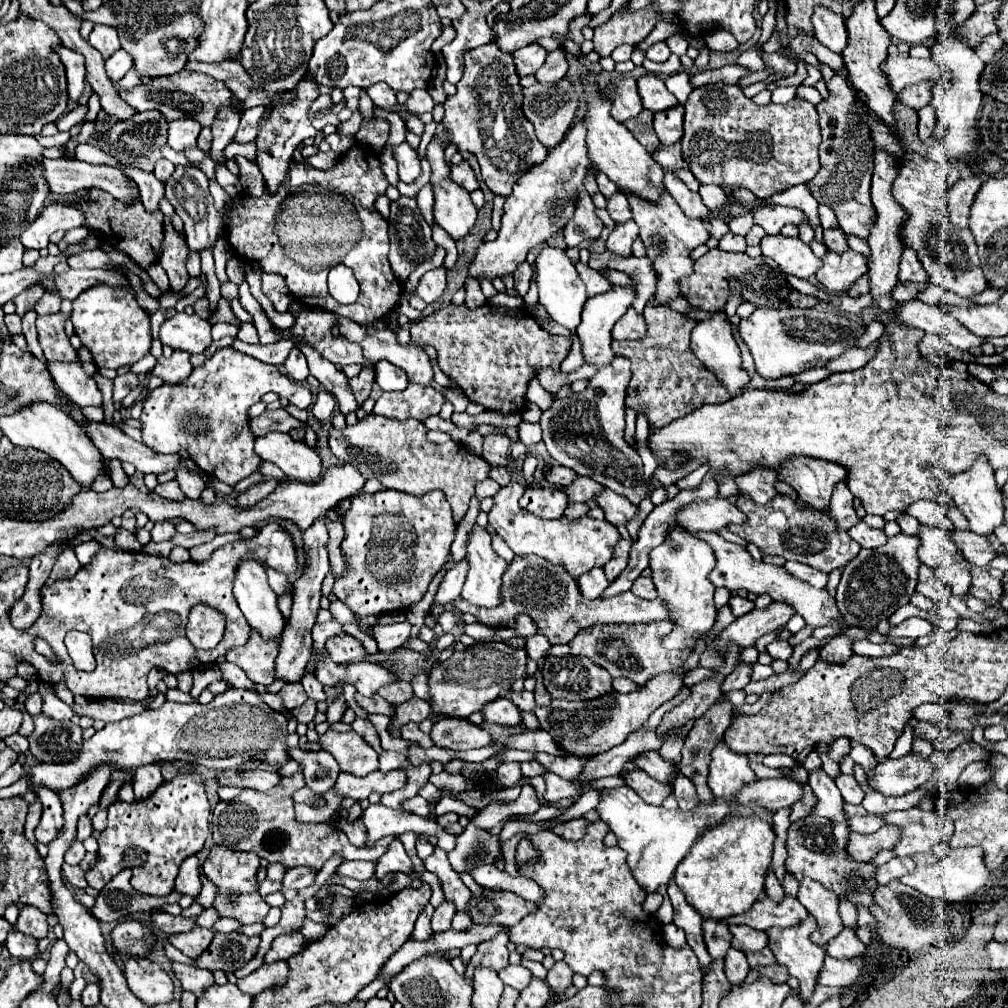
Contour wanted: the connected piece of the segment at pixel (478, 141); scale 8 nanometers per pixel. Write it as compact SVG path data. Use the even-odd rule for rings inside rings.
M495 41L471 49L465 53L465 73L461 81L457 83L457 93L453 97L447 97L445 101L445 117L443 117L443 129L447 145L457 145L459 151L471 151L479 159L481 175L485 185L495 193L507 197L511 193L511 187L517 183L517 179L529 169L529 165L537 165L547 157L547 149L537 139L533 125L525 117L523 109L523 87L519 85L519 75L513 63L513 55L505 53L497 47Z

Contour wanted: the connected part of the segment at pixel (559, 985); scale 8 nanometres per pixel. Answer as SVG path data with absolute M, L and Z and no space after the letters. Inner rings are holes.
M559 961L553 965L553 969L547 973L547 985L559 995L563 993L567 987L571 987L571 977L573 977L573 971L569 969L569 965L565 961Z

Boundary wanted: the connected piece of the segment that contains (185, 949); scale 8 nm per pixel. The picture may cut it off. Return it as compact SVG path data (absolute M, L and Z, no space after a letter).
M201 927L193 929L193 933L169 935L169 943L191 959L197 959L209 947L211 939L213 939L213 931L211 929L201 929Z

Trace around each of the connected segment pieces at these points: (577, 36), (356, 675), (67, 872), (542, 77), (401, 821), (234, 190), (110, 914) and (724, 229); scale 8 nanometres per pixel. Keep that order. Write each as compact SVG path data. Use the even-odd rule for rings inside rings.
M581 15L577 21L571 21L569 23L569 31L567 31L567 35L565 37L569 37L569 39L573 39L575 43L583 43L583 35L581 35L581 29L585 27L585 25L589 25L589 15Z
M311 649L309 663L315 665L315 677L323 685L337 685L337 683L353 683L357 691L365 697L373 697L379 687L391 685L399 681L401 677L393 671L387 671L381 665L373 665L369 662L357 662L350 664L333 663L327 655L317 653Z
M63 865L63 877L73 885L73 887L87 887L85 883L85 871L81 867L71 867L71 865Z
M559 47L557 51L551 51L547 55L547 61L543 63L543 67L539 69L539 73L535 77L541 83L555 83L561 77L565 77L567 69L569 69L569 65L565 59L565 51L563 51L563 47Z
M373 803L369 805L363 815L361 815L365 827L367 827L367 841L365 847L375 845L379 839L387 837L387 835L403 835L405 831L413 831L413 833L423 833L423 835L433 835L437 837L437 845L445 851L455 849L455 835L447 833L437 821L429 821L417 815L409 815L409 813L397 813L389 807L385 807L383 803Z
M217 165L217 169L215 169L217 173L217 183L231 195L231 197L235 197L235 195L239 195L243 189L241 189L241 183L239 183L239 177L237 175L233 175L225 165Z
M121 871L97 895L97 901L95 901L95 907L91 909L91 913L99 921L121 921L133 913L159 909L169 903L179 903L179 899L181 899L179 891L173 891L167 897L141 895L129 885L129 877L131 877L129 871Z
M713 217L709 221L709 233L715 237L715 239L721 239L725 233L729 233L729 227L727 227L727 221L723 217Z

